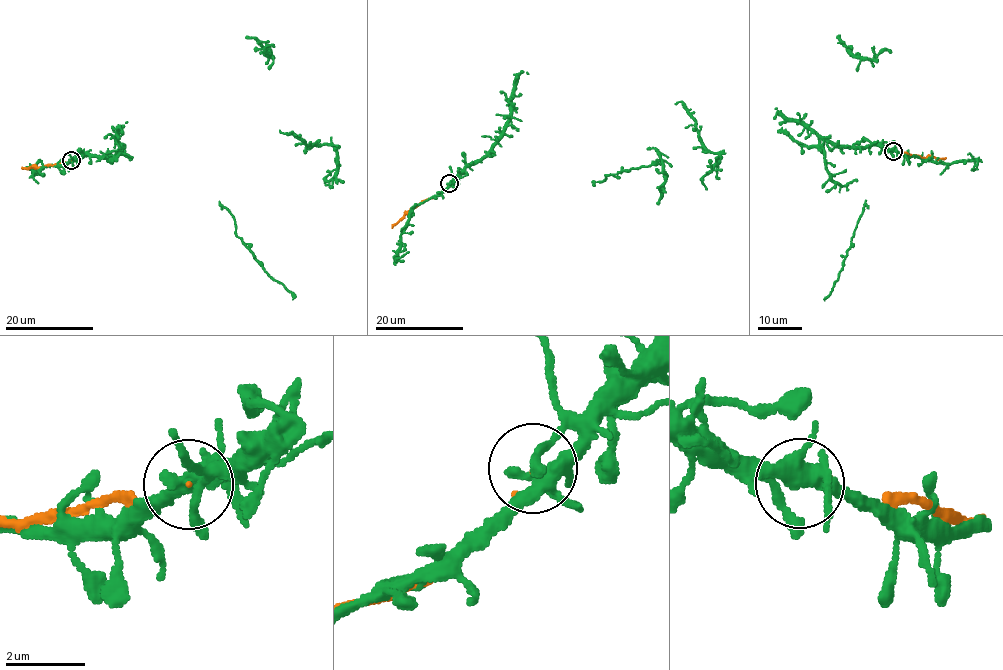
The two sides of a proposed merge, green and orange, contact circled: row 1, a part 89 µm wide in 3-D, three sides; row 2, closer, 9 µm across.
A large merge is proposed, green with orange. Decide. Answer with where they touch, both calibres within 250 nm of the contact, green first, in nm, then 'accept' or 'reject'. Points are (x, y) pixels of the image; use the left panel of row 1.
(71, 160) | 360/30 nm | reject

